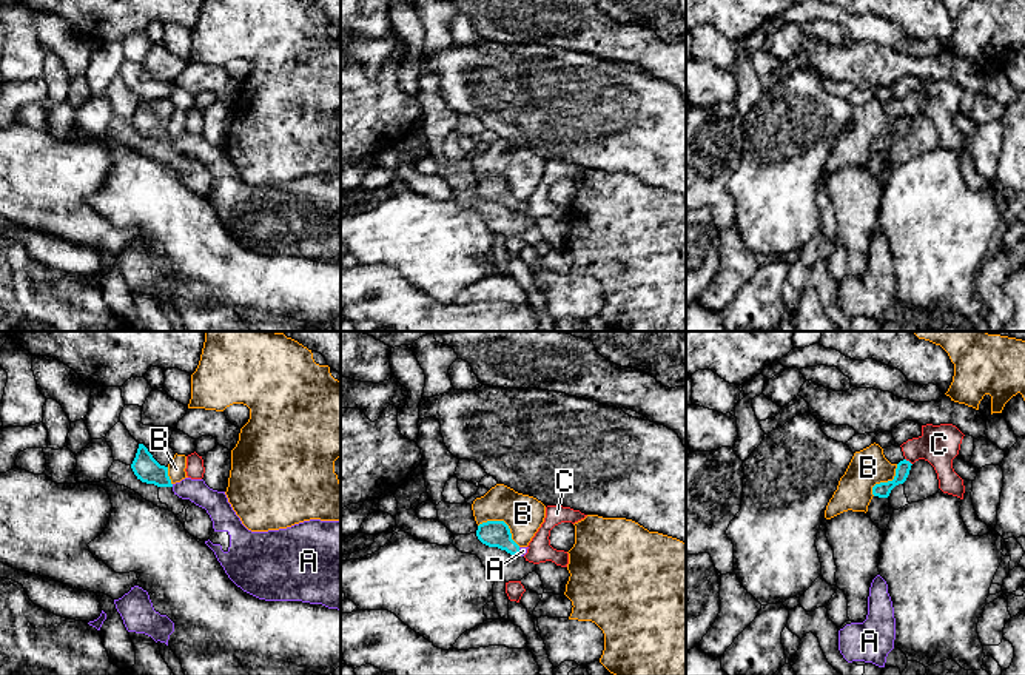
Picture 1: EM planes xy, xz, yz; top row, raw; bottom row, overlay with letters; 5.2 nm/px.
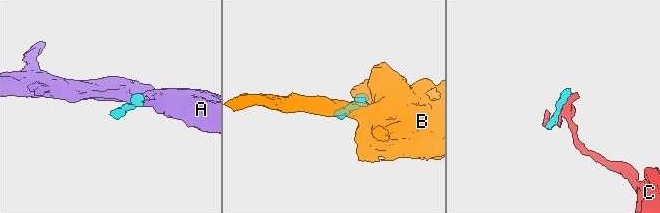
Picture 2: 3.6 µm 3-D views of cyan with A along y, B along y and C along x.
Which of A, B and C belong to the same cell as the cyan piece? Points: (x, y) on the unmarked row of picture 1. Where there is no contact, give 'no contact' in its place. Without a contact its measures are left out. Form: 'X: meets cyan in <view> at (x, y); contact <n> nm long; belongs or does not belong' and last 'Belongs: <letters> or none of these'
A: meets cyan in xz at (518, 205); contact 40 nm long; belongs
B: meets cyan in xz at (503, 176); contact 260 nm long; does not belong
C: meets cyan in yz at (908, 116); contact 50 nm long; does not belong
Belongs: A

